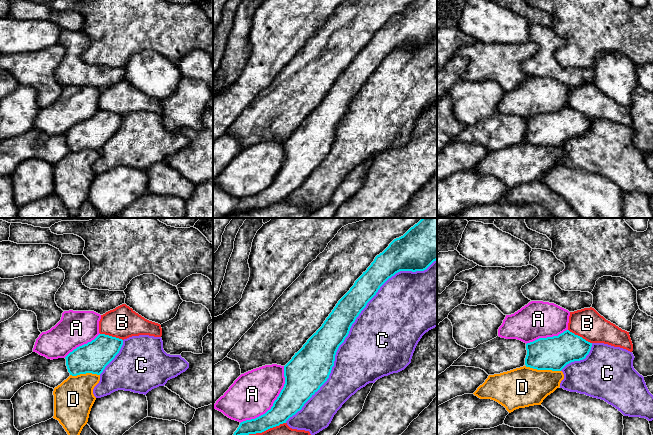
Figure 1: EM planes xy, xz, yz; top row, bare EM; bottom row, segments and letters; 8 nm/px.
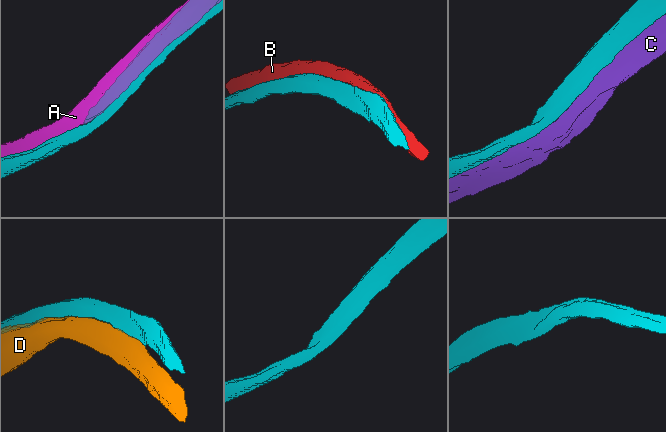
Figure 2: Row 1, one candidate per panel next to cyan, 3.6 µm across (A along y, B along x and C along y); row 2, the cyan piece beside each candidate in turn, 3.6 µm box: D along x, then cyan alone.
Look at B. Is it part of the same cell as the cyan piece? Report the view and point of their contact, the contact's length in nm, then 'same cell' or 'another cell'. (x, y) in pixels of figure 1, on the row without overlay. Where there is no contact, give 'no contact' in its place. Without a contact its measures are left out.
yz (579, 112) | 220 nm | another cell

